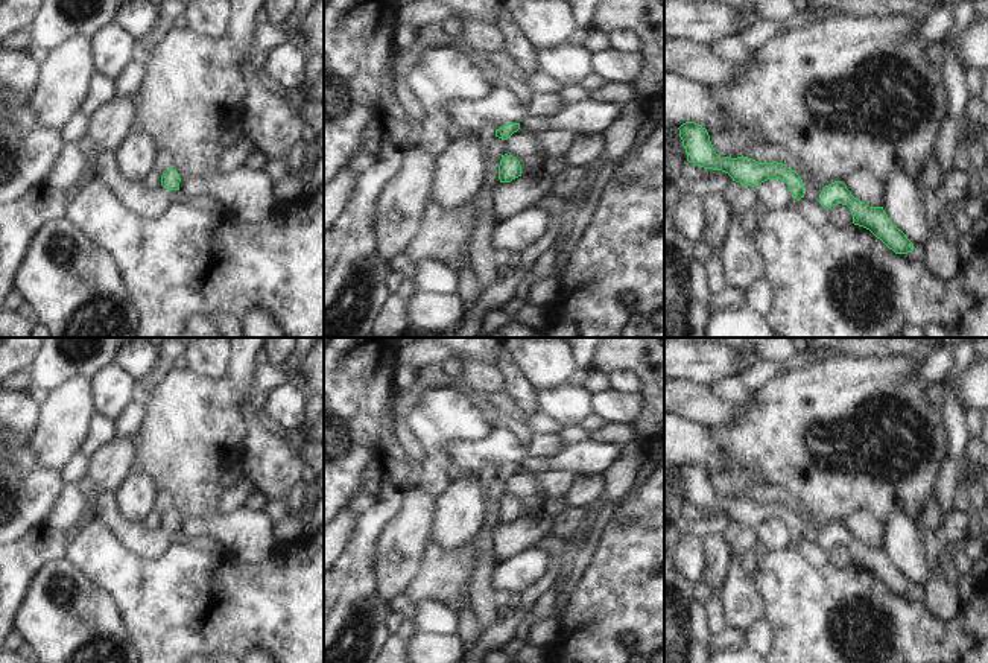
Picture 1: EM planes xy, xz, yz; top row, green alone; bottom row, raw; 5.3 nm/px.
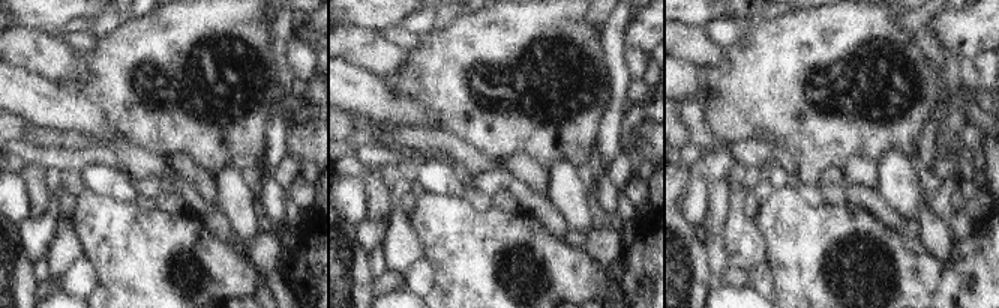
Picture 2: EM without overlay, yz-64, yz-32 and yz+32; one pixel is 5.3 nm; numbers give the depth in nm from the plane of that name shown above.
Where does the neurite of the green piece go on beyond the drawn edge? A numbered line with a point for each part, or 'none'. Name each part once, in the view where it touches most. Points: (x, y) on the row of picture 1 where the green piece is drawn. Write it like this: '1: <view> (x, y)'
none

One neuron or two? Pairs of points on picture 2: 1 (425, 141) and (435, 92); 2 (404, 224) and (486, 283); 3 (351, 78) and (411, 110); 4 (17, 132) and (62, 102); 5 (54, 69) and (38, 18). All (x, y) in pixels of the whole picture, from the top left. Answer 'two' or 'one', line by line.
1: two
2: two
3: one
4: two
5: two

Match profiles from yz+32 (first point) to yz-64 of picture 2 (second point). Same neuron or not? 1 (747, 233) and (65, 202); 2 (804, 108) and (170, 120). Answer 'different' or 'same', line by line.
1: different
2: same

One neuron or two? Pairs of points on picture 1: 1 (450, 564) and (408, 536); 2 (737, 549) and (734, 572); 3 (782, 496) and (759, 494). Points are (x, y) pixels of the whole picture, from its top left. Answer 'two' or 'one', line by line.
1: two
2: one
3: one

